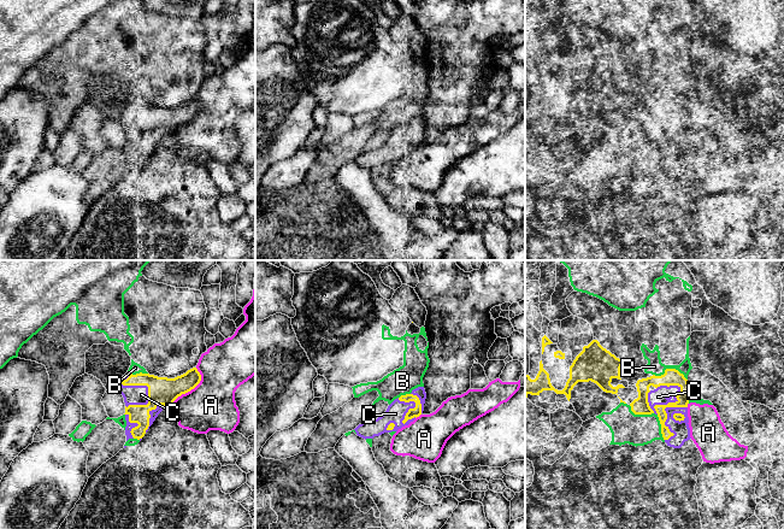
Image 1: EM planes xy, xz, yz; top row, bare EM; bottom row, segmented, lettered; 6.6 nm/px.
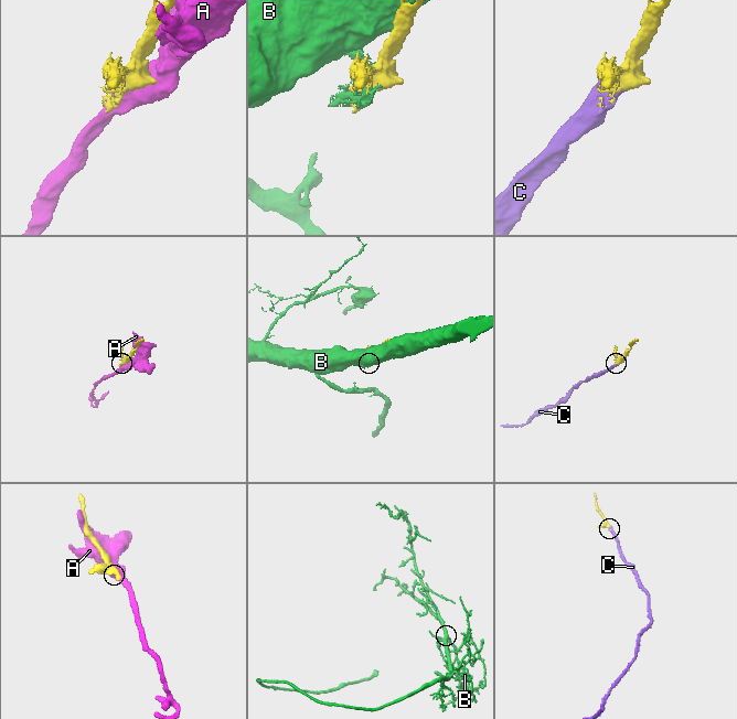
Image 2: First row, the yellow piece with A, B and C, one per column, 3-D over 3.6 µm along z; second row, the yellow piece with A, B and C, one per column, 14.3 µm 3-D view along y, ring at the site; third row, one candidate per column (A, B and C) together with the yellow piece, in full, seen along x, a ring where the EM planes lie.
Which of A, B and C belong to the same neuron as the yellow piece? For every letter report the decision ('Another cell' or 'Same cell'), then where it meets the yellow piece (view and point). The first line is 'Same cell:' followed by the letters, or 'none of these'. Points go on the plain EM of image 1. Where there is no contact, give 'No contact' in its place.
Same cell: C
A: Another cell. Touches yellow at xy (192, 118)
B: Another cell. Touches yellow at yz (670, 99)
C: Same cell. Touches yellow at yz (665, 141)

